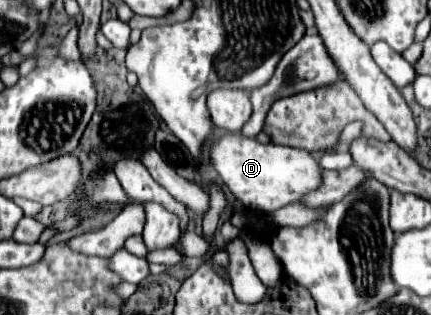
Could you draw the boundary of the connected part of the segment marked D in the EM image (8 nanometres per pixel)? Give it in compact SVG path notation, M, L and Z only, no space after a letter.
M225 133L219 137L209 147L209 161L233 197L239 199L247 209L259 213L271 213L295 203L301 199L301 195L305 195L305 191L313 191L313 187L321 183L321 169L311 153L275 143L259 143L255 137L245 137L241 133Z

